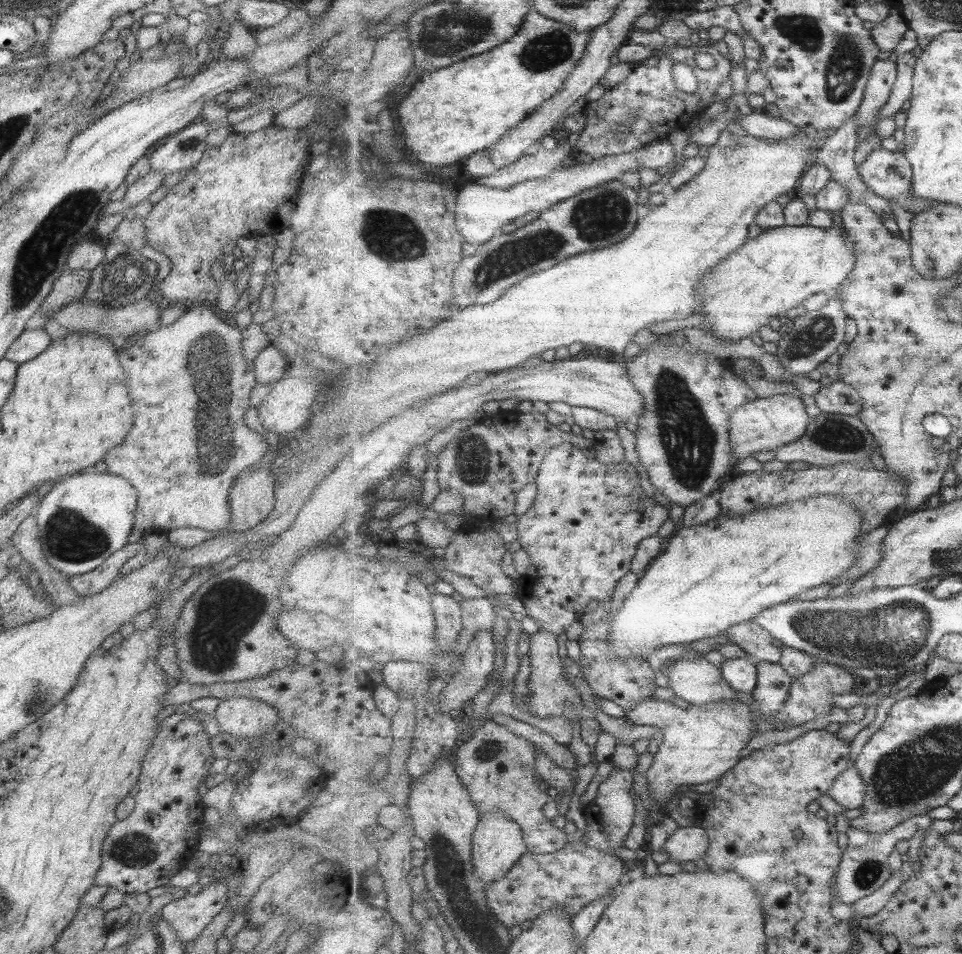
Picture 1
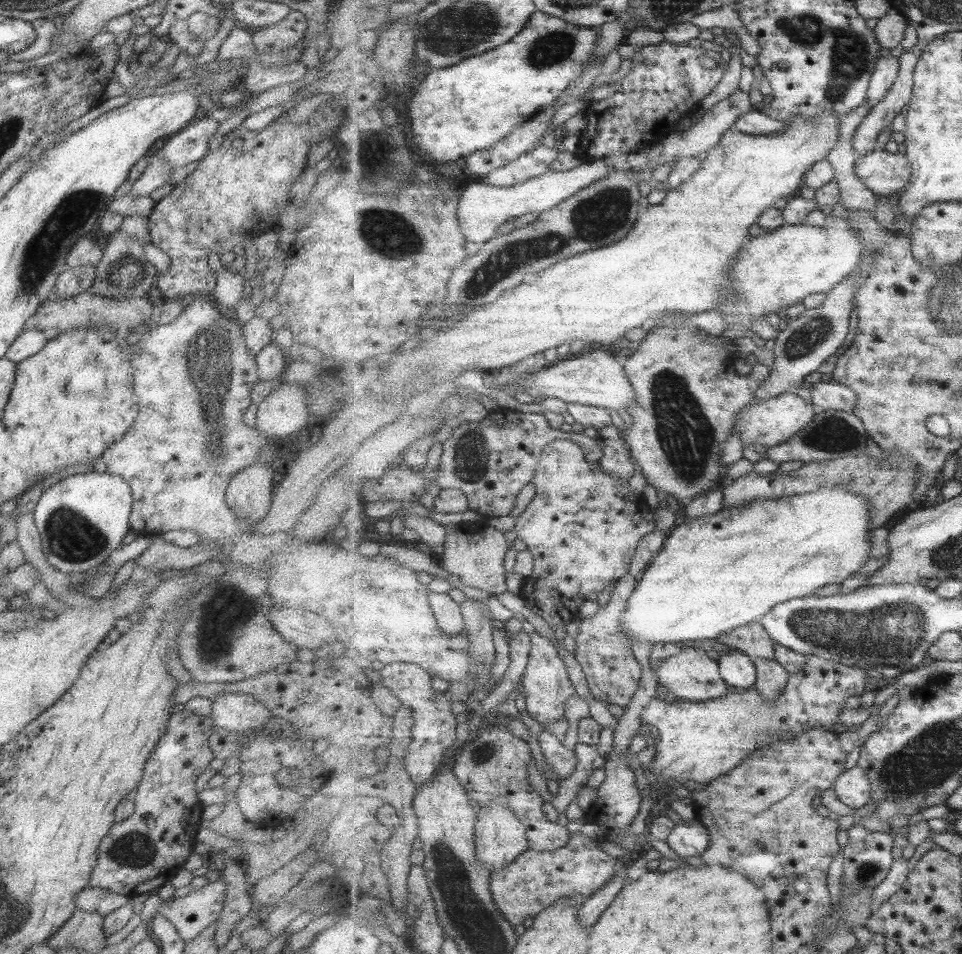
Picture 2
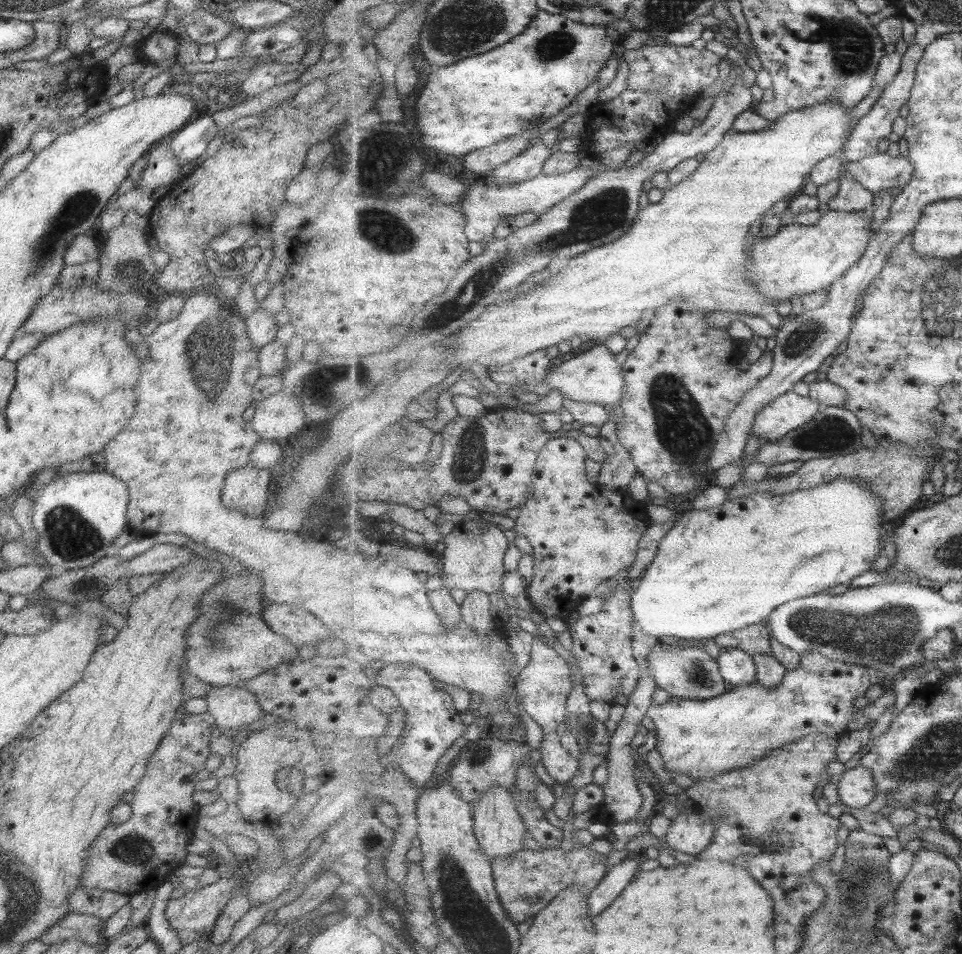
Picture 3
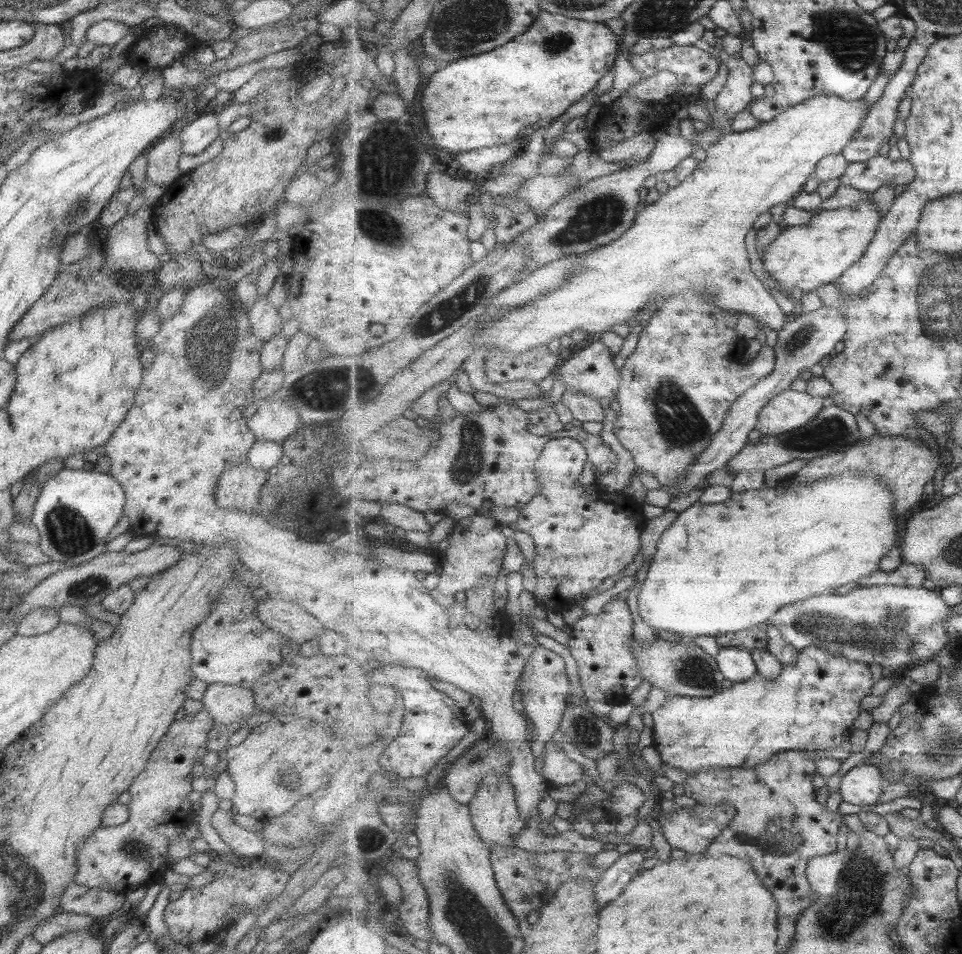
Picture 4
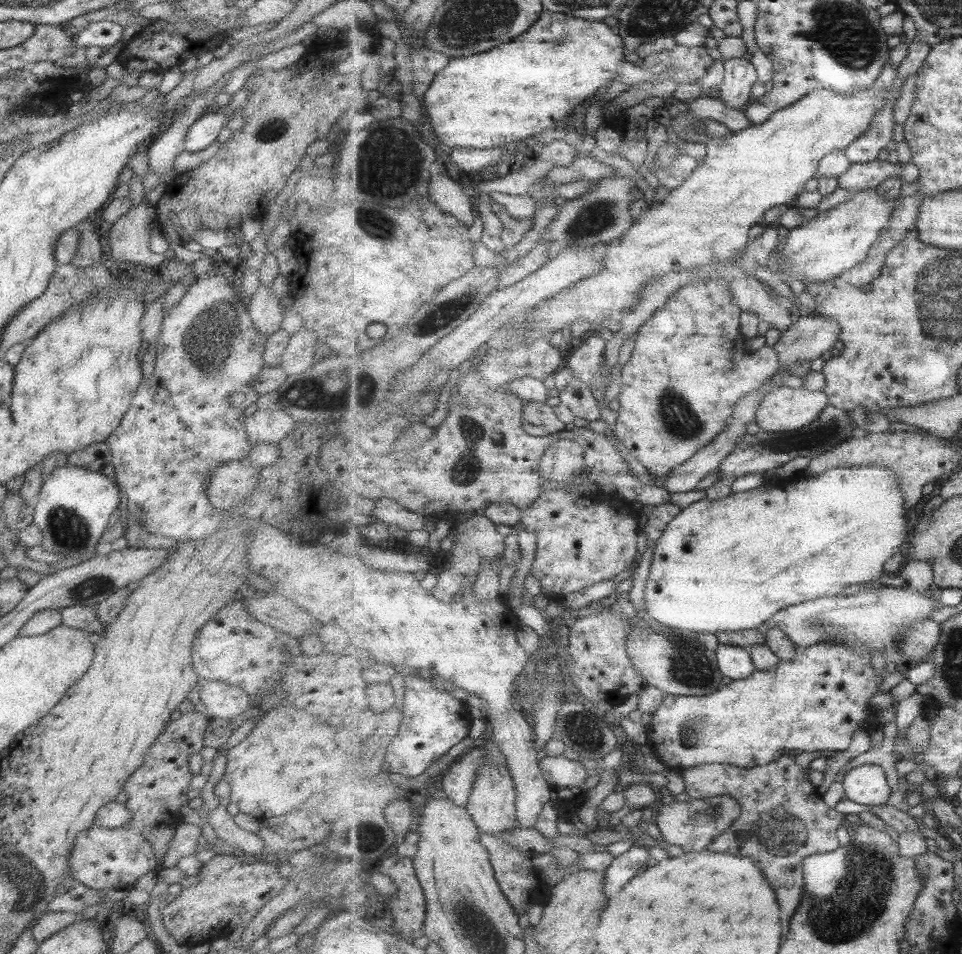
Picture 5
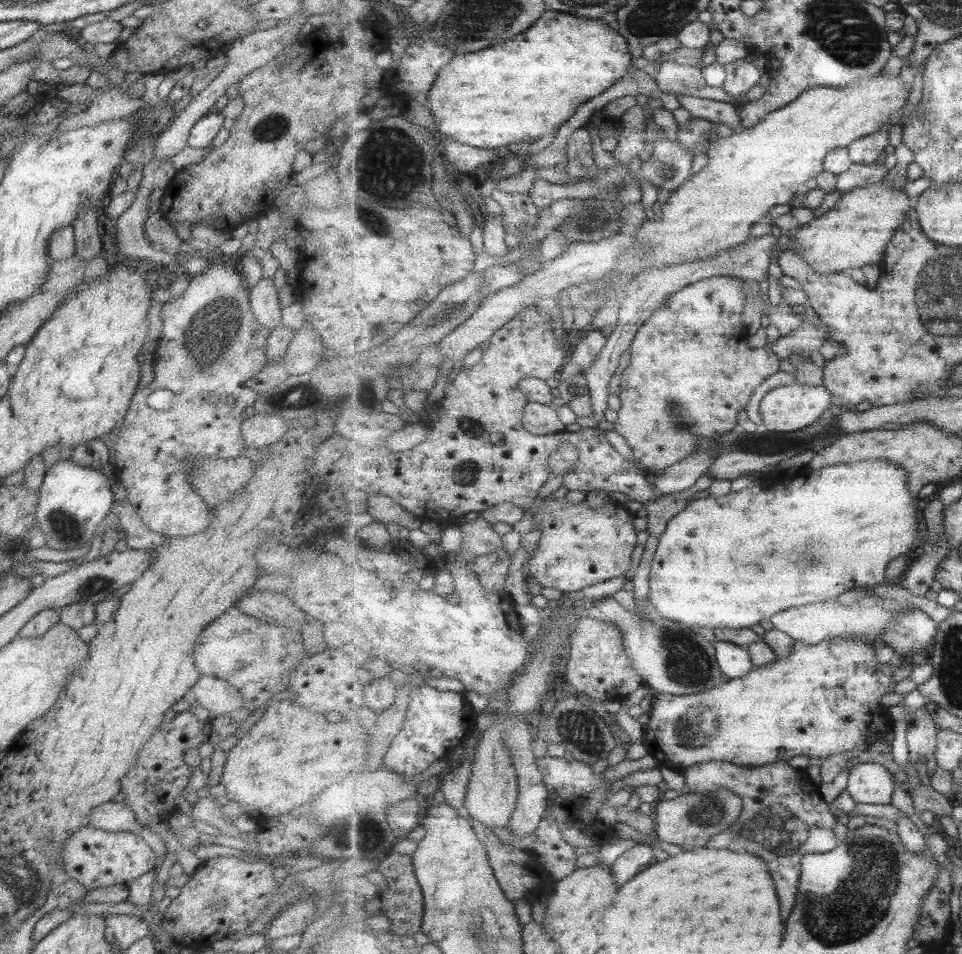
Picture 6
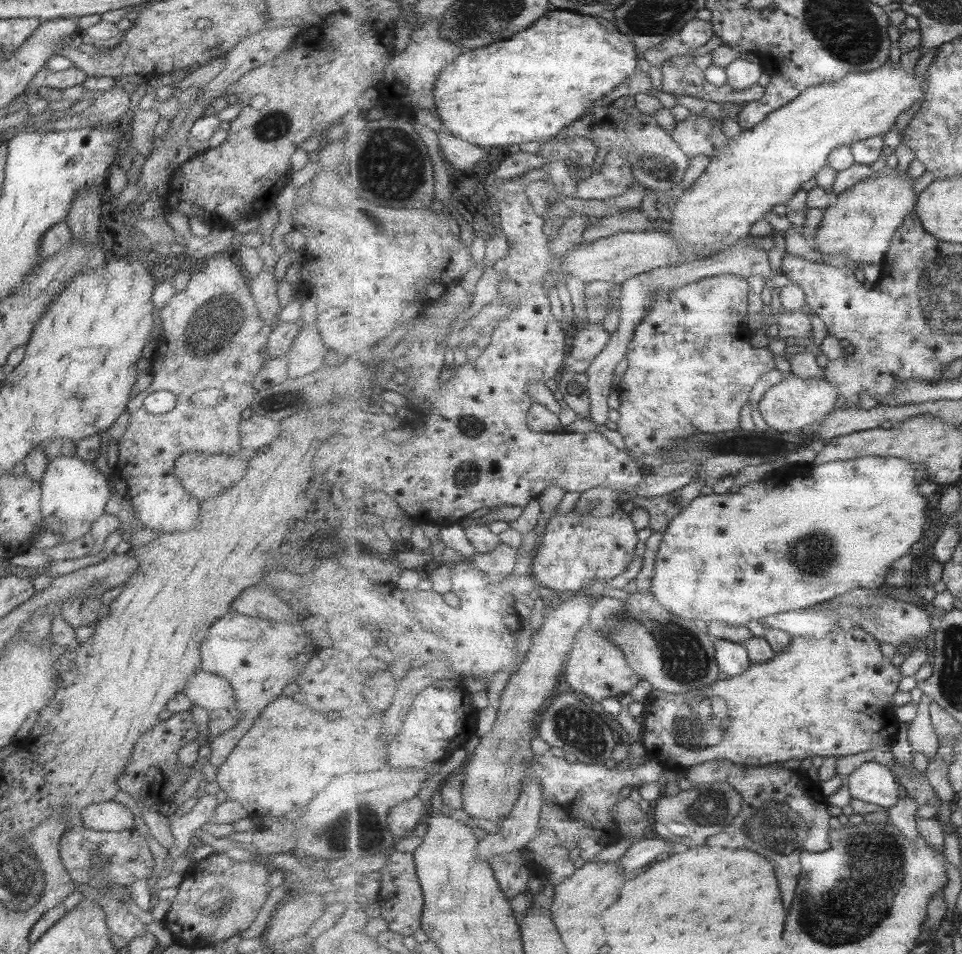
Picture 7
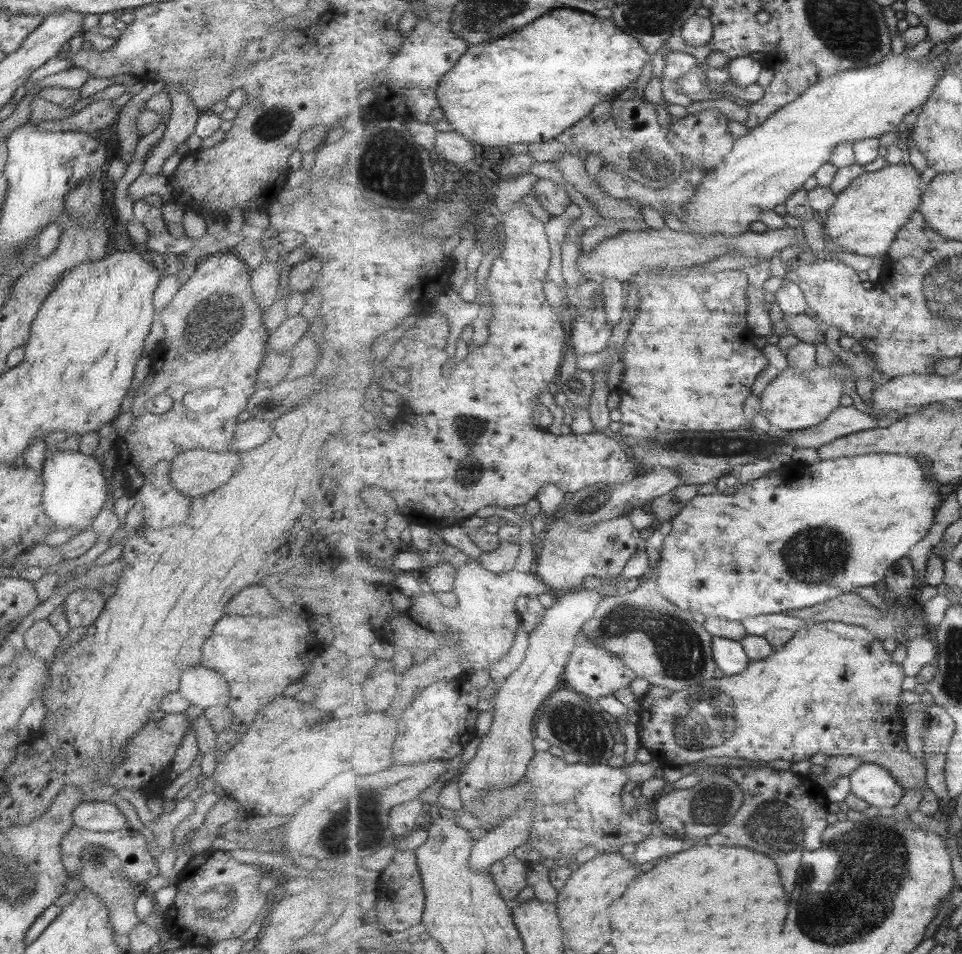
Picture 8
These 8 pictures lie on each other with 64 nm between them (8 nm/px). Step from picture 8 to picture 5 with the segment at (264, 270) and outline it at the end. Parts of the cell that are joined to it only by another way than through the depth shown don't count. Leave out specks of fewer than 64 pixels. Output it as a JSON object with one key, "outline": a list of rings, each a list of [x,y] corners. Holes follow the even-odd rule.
{"outline":[[[260,285],[252,296],[247,298],[250,316],[259,331],[267,336],[280,330],[283,311],[272,287]]]}

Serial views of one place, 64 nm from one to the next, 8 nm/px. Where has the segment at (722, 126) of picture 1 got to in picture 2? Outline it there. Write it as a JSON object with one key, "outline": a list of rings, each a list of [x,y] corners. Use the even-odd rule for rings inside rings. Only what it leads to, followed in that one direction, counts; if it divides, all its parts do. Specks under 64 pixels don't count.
{"outline":[[[738,89],[733,93],[728,99],[724,99],[722,102],[718,103],[711,111],[705,113],[705,115],[700,119],[700,122],[694,123],[692,128],[687,131],[677,130],[672,132],[669,136],[662,139],[660,146],[664,146],[664,154],[662,154],[662,160],[660,162],[649,163],[650,172],[658,166],[665,164],[676,163],[681,159],[687,157],[697,157],[702,152],[707,152],[717,148],[724,138],[724,135],[733,130],[734,126],[737,125],[738,120],[746,114],[756,110],[756,107],[752,103],[751,94],[744,92],[744,90]]]}

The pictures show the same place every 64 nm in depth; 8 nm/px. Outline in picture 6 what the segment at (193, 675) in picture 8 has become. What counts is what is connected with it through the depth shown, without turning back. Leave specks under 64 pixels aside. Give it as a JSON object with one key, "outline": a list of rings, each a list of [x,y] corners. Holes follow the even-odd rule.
{"outline":[[[200,675],[188,696],[211,714],[224,714],[244,706],[242,694],[227,680],[210,675]]]}

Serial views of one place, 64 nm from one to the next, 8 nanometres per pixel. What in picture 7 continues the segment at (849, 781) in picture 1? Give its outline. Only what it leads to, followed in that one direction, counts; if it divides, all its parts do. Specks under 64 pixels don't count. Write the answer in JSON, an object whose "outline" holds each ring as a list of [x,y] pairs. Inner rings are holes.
{"outline":[[[868,762],[861,766],[851,777],[853,796],[891,809],[898,805],[905,794],[904,786],[896,778],[891,767],[879,762]]]}

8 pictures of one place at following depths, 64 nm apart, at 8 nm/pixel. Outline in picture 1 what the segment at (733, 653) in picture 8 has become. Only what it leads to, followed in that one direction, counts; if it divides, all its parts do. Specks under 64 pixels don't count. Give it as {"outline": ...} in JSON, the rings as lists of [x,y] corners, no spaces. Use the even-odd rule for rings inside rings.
{"outline":[[[733,658],[724,661],[723,674],[738,691],[752,694],[759,683],[759,668],[753,659]]]}

